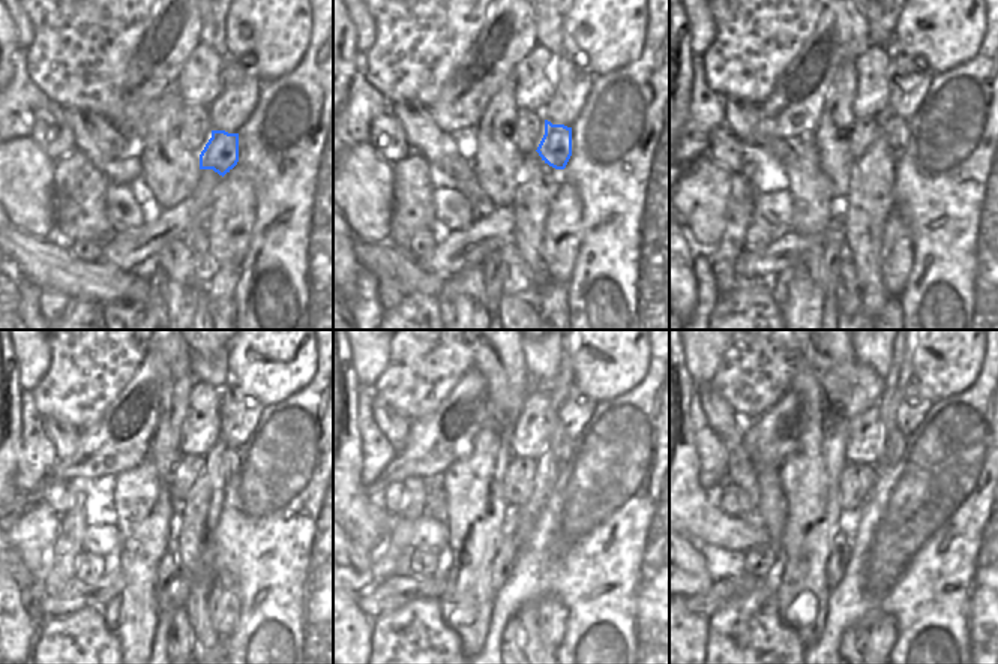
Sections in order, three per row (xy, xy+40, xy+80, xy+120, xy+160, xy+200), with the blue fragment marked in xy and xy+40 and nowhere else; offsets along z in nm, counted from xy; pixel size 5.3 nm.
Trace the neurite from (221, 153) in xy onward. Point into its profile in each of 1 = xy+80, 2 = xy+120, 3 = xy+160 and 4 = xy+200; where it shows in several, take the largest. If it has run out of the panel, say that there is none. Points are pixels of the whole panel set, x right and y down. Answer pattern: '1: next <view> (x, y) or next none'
1: next xy+80 (895, 129)
2: next xy+120 (228, 457)
3: next xy+160 (559, 442)
4: next xy+200 (893, 439)

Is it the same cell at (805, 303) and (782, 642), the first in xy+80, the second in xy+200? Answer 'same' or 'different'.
different

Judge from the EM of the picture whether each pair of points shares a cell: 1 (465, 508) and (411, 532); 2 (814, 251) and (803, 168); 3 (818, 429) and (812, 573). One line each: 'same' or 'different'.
1: different
2: same
3: same

